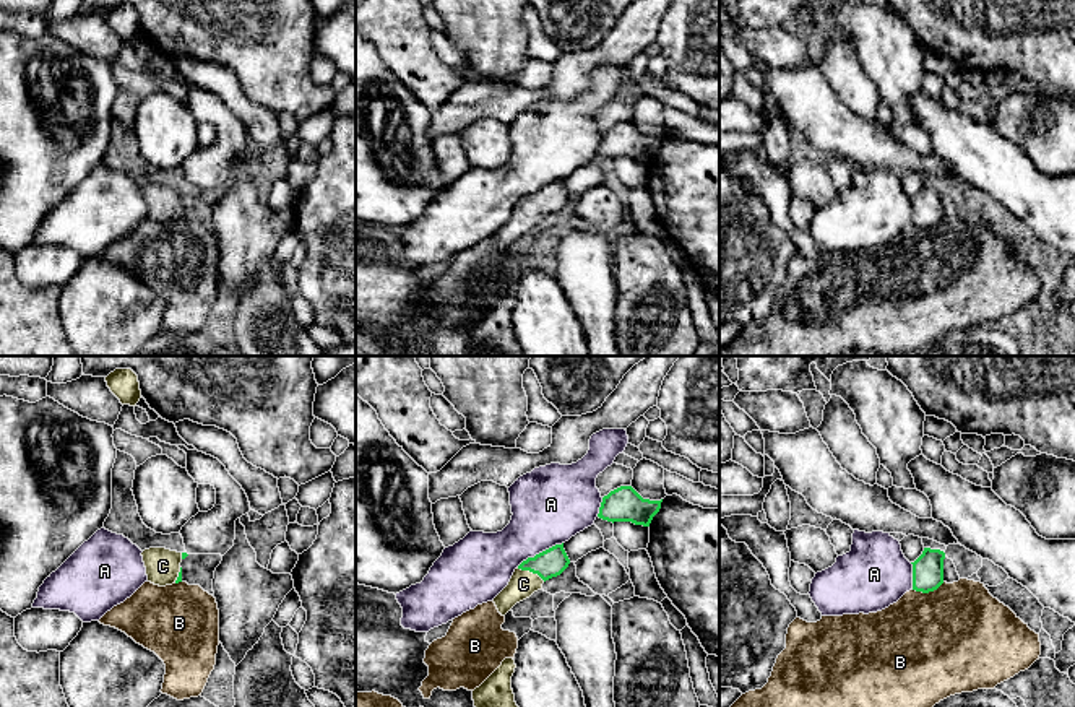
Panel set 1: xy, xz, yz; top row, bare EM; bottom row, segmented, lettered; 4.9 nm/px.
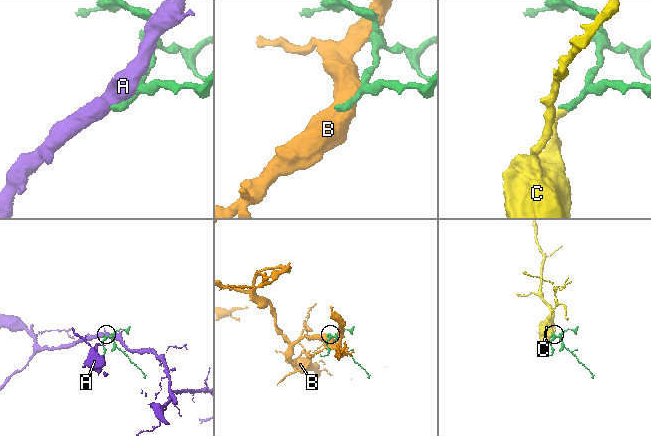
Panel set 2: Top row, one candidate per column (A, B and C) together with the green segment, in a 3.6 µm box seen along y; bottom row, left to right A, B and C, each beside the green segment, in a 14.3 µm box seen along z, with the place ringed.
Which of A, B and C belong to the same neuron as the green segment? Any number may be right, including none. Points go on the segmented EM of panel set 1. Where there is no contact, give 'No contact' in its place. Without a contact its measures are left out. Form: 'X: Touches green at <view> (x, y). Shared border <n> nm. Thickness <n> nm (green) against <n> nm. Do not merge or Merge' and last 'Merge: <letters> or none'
A: Touches green at xz (539, 553). Shared border 260 nm. Thickness 140 nm (green) against 380 nm. Do not merge
B: Touches green at yz (928, 592). Shared border 170 nm. Thickness 160 nm (green) against 500 nm. Do not merge
C: Touches green at xz (531, 571). Shared border 160 nm. Thickness 140 nm (green) against 140 nm. Merge
Merge: C

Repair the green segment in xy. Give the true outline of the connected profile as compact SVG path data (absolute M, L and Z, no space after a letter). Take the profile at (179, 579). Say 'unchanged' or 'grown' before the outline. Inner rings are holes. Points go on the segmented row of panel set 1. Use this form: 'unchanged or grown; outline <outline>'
grown; outline M149 548L141 553L148 582L166 587L182 582L180 562L188 556L166 548Z

